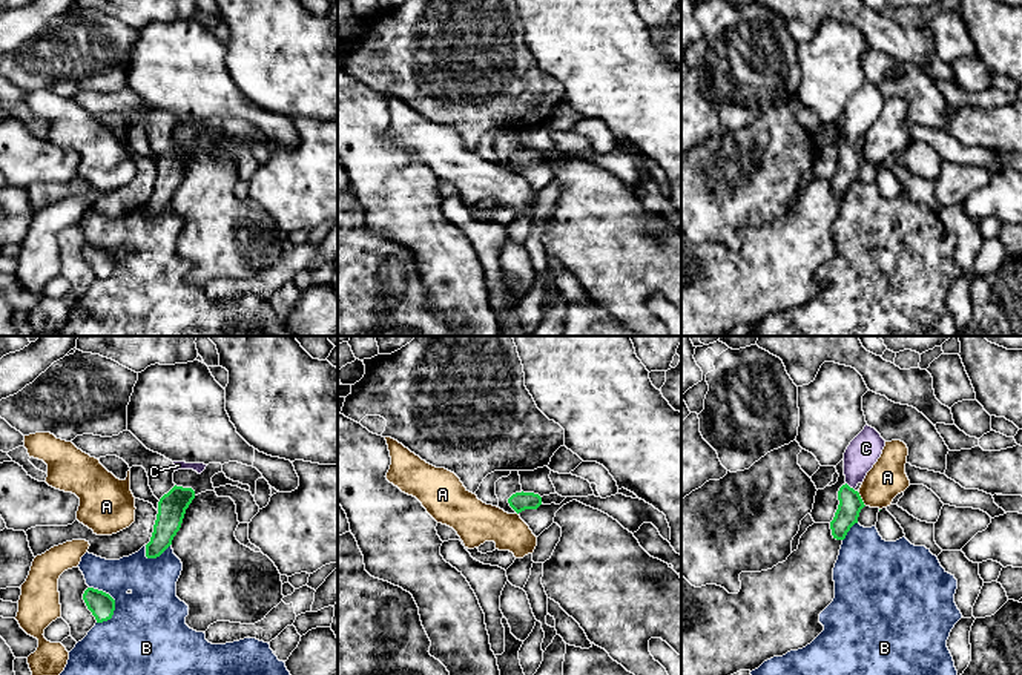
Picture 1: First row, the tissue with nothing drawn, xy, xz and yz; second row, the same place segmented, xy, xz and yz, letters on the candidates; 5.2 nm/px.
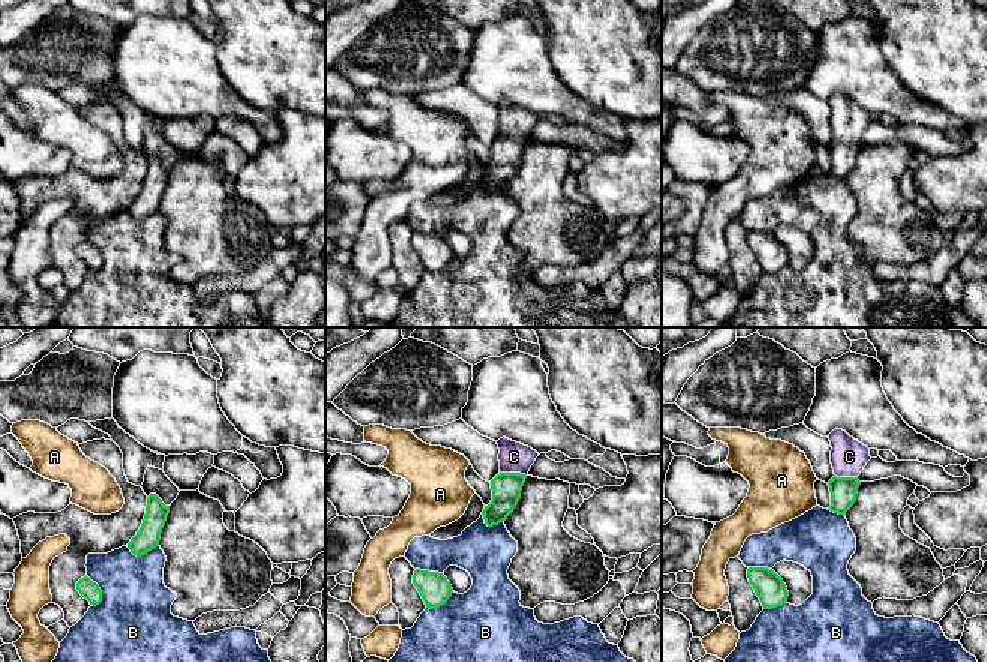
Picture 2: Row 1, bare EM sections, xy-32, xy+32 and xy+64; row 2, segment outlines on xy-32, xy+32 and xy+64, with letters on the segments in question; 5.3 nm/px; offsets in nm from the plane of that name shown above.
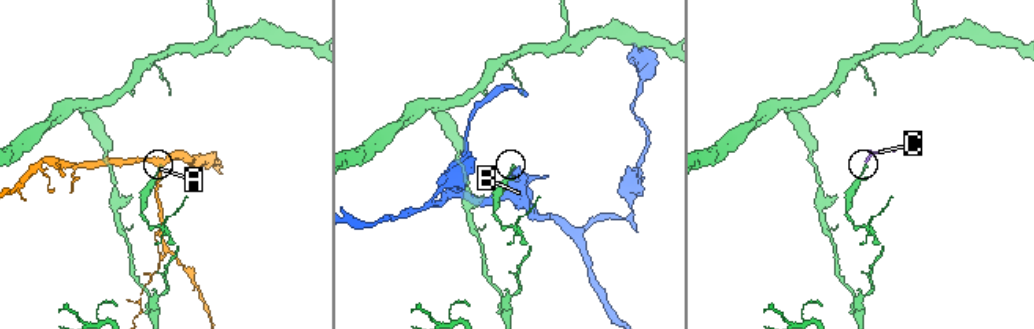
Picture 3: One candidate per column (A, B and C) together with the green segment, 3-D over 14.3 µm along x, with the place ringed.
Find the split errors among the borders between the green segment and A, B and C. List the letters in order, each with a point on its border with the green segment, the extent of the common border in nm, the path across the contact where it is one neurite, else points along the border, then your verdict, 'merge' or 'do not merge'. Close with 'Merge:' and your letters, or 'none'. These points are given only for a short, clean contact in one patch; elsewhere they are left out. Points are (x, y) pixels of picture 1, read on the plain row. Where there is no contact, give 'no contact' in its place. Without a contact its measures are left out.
A: yz (861, 155) | 80 nm | do not merge
B: xy (112, 255) | 220 nm | do not merge
C: yz (849, 143) | 60 nm | across yz (850, 160), (849, 143), (857, 118), (866, 105) | merge
Merge: C

